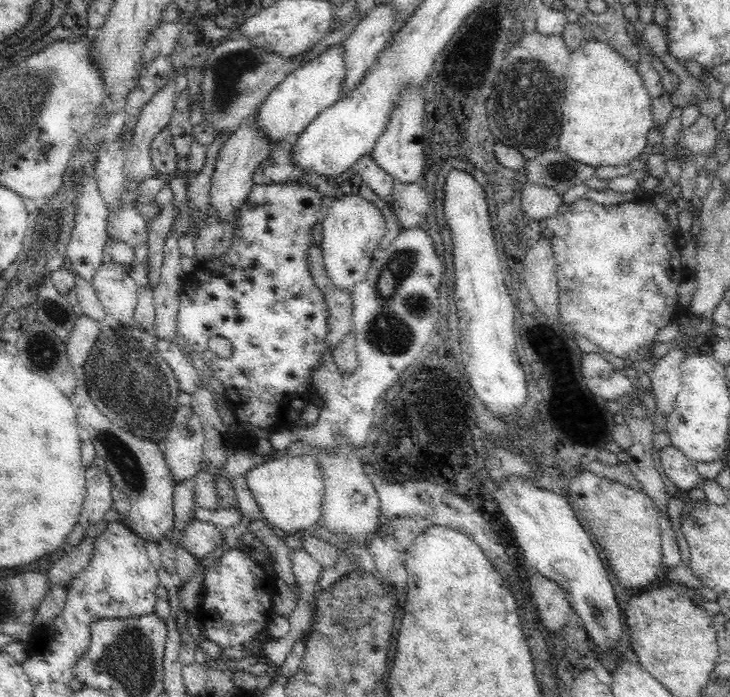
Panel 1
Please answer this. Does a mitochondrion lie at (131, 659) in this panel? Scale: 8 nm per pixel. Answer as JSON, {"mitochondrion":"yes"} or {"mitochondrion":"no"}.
{"mitochondrion":"yes"}

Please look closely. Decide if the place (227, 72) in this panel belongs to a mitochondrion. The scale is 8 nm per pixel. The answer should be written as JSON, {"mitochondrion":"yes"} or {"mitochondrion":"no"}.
{"mitochondrion":"yes"}

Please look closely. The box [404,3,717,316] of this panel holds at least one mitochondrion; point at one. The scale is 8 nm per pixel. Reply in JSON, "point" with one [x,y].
{"point":[533,90]}

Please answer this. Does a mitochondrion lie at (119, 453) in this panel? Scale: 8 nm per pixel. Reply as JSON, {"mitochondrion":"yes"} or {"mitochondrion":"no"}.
{"mitochondrion":"yes"}

